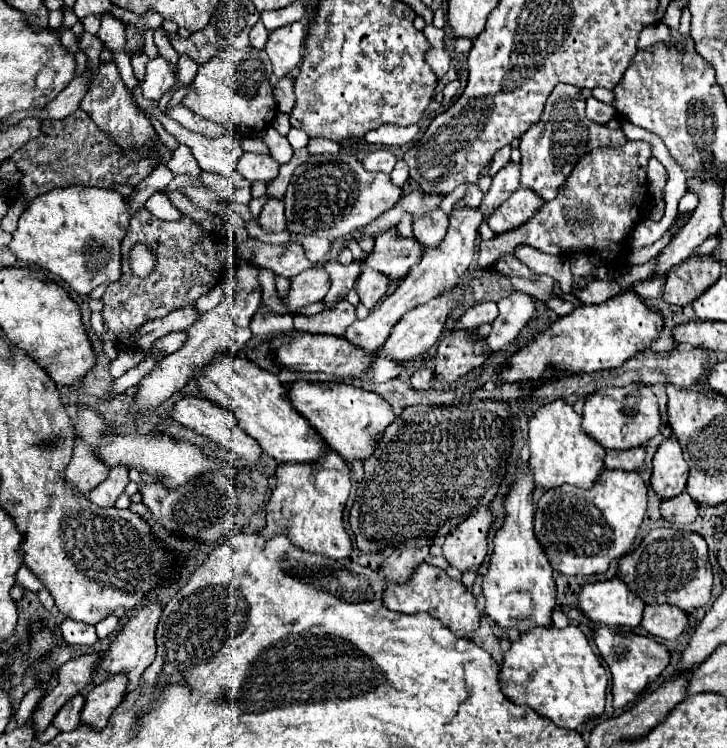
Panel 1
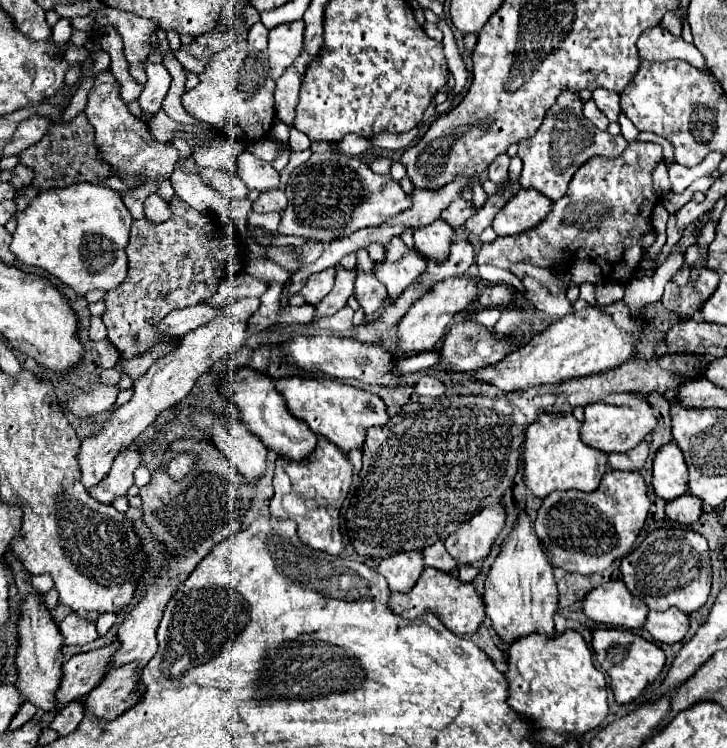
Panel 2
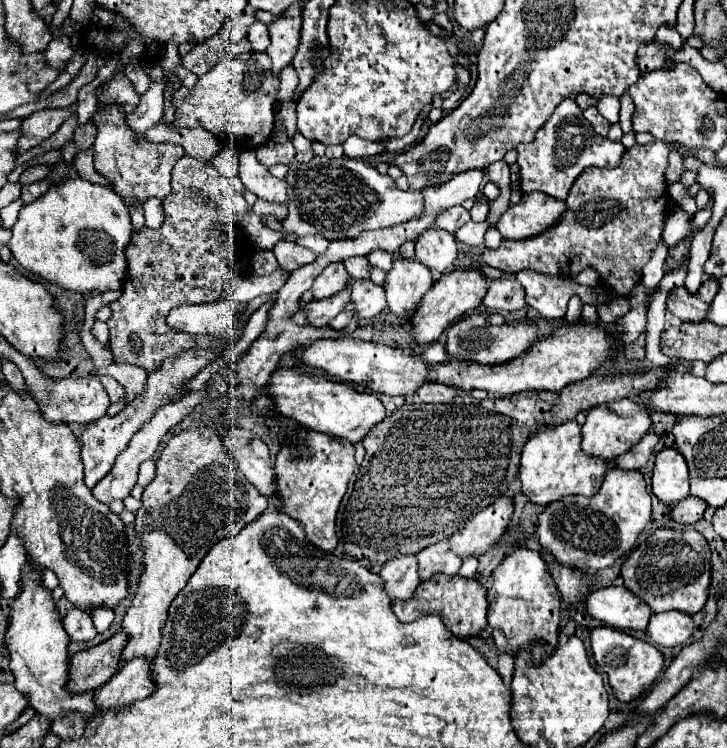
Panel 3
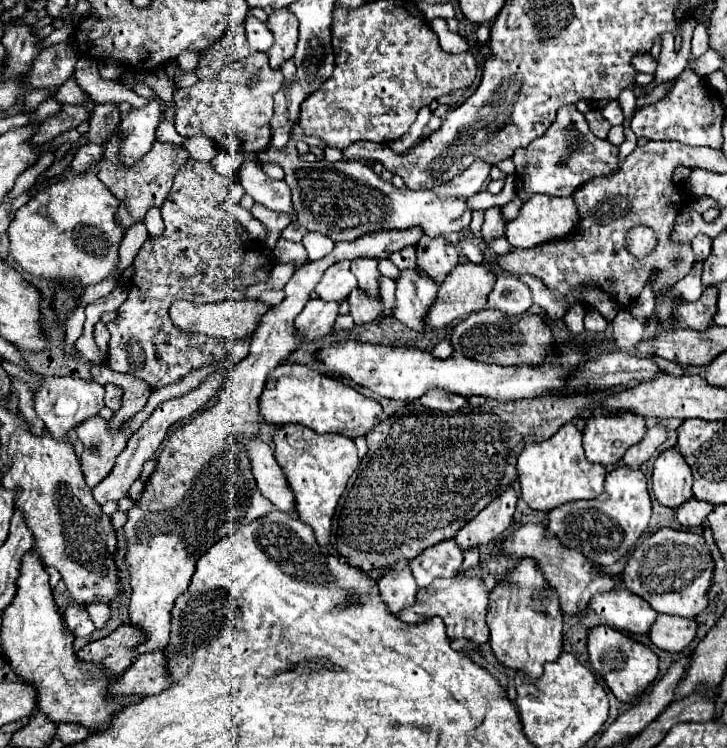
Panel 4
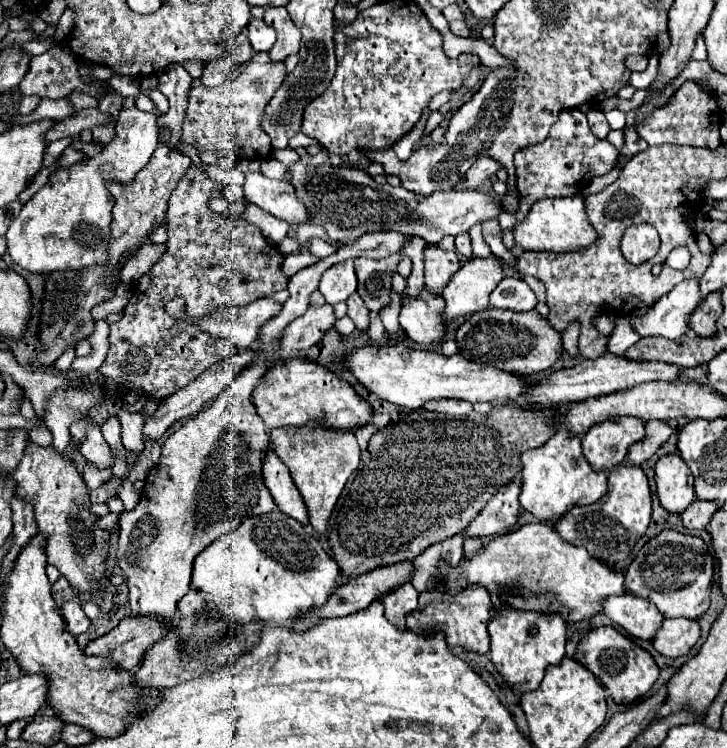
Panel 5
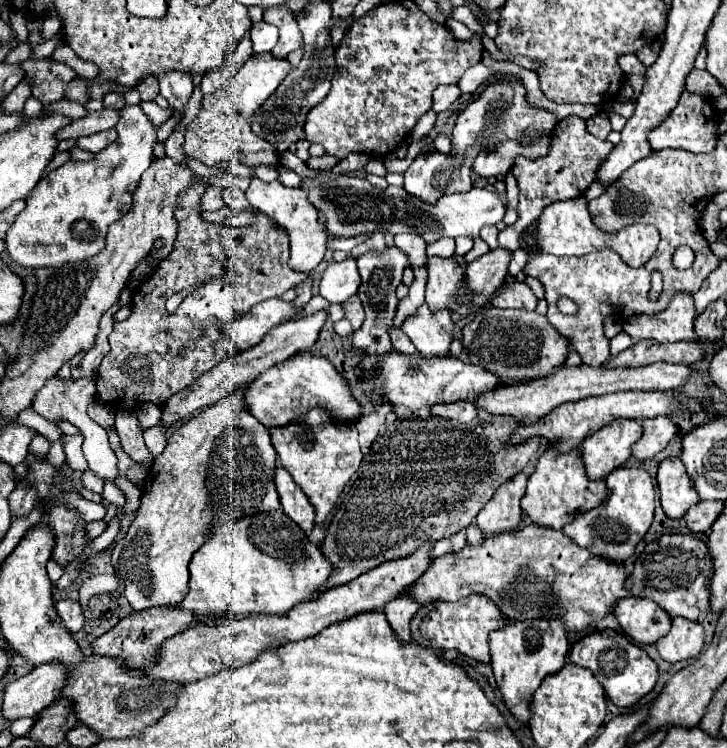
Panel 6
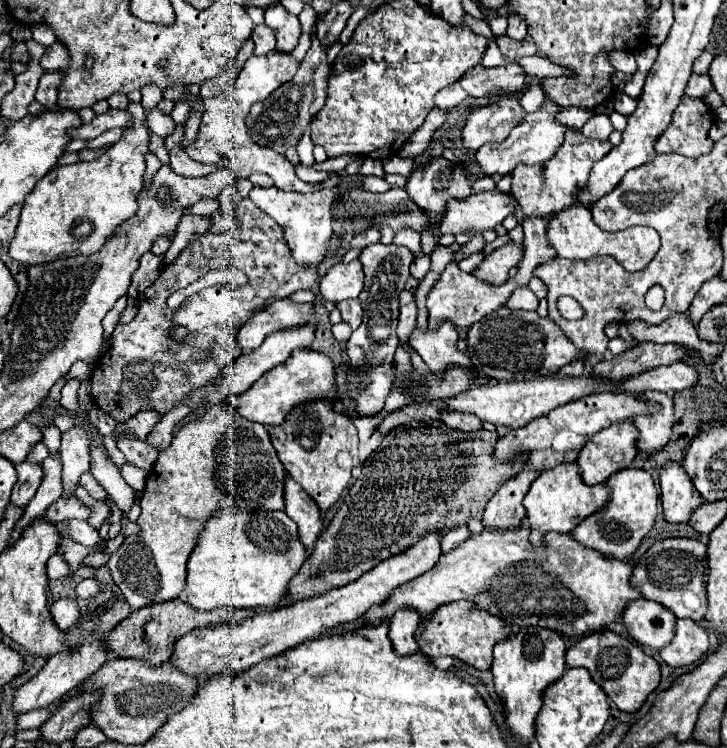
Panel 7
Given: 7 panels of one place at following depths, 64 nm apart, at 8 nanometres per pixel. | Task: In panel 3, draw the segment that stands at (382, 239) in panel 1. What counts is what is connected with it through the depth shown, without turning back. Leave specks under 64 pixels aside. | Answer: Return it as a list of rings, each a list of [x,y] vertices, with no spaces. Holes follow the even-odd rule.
[[[394,258],[392,268],[386,270],[384,290],[388,294],[388,308],[398,318],[410,318],[424,292],[432,286],[432,274],[414,258]]]

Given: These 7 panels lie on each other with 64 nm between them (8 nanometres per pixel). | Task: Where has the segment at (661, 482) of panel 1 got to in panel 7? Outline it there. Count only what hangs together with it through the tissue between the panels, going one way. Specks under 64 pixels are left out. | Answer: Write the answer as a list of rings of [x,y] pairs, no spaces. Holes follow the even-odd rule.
[[[666,462],[660,468],[660,488],[664,518],[668,522],[688,522],[692,510],[704,502],[678,462]]]

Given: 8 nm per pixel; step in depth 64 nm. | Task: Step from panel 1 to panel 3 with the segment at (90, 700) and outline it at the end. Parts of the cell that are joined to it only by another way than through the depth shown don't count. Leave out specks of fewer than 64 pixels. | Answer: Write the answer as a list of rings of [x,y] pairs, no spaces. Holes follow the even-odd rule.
[[[136,658],[124,662],[118,674],[114,674],[108,684],[94,692],[94,704],[98,710],[118,710],[126,708],[136,700],[142,700],[154,692],[154,682],[150,678],[150,660]]]

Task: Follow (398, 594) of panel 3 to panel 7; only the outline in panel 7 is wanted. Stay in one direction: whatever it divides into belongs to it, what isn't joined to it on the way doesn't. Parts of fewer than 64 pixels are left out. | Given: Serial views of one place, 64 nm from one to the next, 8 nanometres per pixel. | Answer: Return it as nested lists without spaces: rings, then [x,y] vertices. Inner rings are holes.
[[[412,608],[396,610],[390,618],[390,640],[394,644],[394,650],[398,654],[410,654],[418,650],[418,644],[414,640],[414,630],[420,620],[420,614]]]

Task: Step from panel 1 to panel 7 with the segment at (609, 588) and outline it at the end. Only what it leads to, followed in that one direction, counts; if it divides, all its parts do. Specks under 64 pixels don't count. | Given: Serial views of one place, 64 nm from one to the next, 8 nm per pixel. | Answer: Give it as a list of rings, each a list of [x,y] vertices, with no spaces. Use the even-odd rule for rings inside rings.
[[[638,598],[624,608],[622,624],[634,642],[660,650],[674,636],[676,616],[658,602]]]

